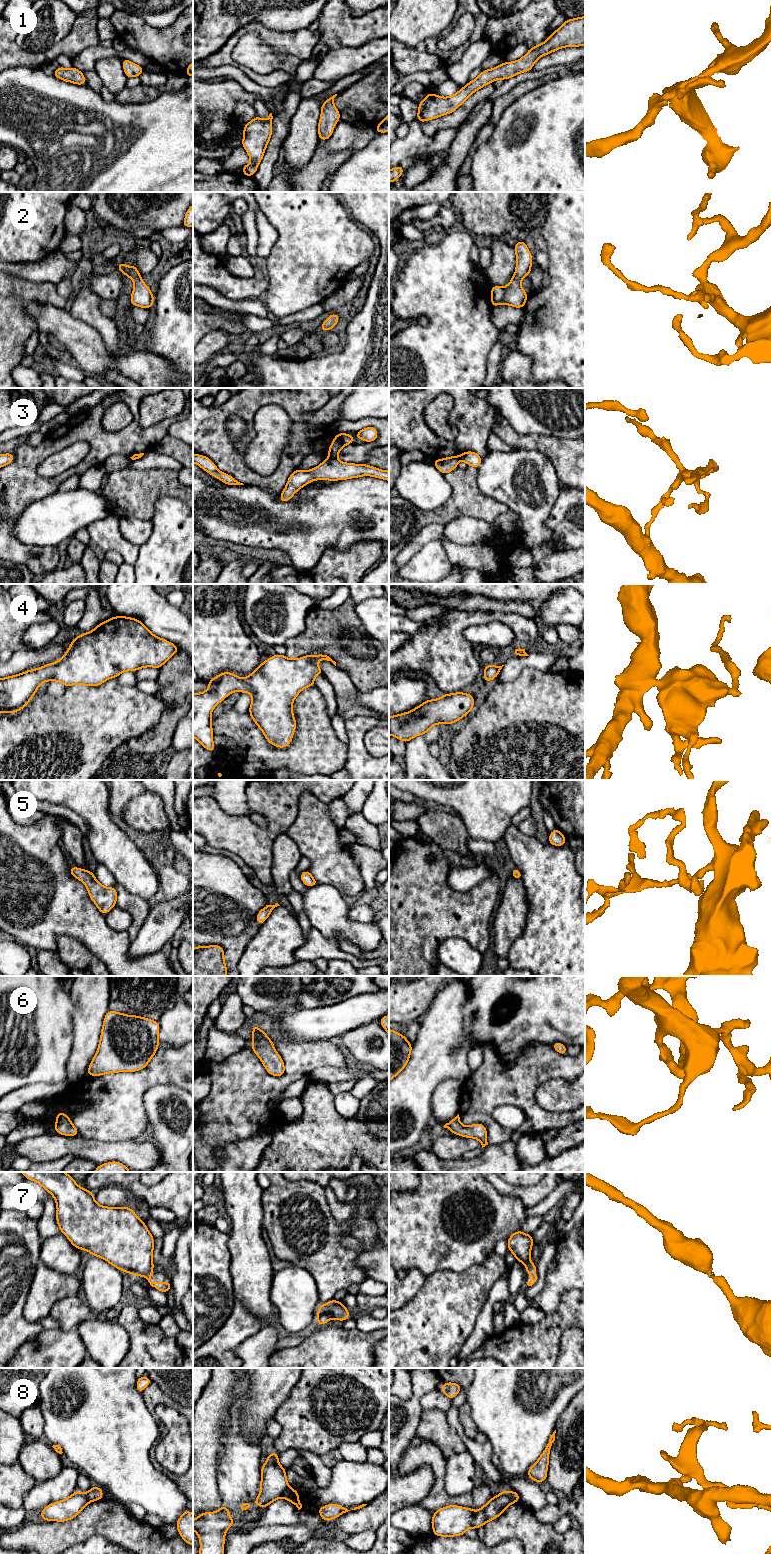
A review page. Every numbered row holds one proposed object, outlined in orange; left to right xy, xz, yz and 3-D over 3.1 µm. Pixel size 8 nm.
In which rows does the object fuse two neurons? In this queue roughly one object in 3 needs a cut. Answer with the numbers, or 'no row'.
3, 8

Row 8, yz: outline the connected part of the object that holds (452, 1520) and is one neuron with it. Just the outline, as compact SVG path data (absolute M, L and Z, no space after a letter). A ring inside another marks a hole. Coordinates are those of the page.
M501 1491L492 1497L478 1511L457 1505L449 1505L438 1510L432 1516L431 1525L434 1536L462 1536L469 1528L478 1529L490 1520L497 1519L508 1506L515 1501L507 1491Z

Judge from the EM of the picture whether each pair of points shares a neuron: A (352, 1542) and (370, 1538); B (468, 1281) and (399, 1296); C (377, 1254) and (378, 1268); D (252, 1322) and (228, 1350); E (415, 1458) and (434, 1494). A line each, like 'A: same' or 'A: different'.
A: same
B: different
C: same
D: same
E: same

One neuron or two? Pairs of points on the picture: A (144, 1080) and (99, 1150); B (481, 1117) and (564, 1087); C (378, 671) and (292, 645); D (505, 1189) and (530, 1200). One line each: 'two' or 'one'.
A: two
B: two
C: one
D: one

